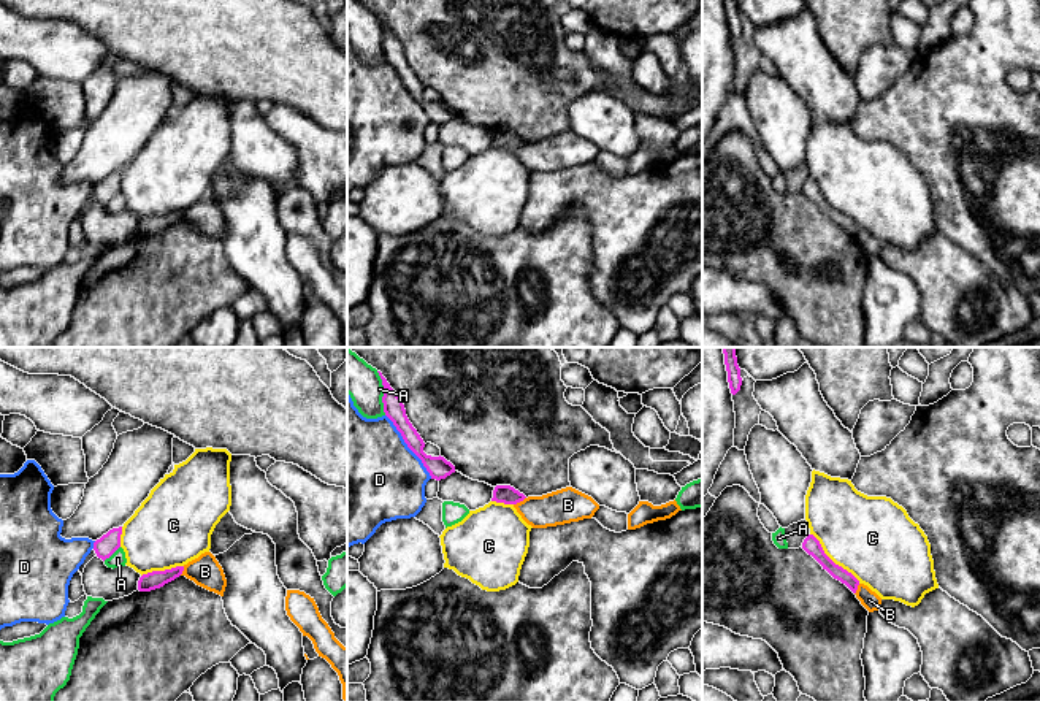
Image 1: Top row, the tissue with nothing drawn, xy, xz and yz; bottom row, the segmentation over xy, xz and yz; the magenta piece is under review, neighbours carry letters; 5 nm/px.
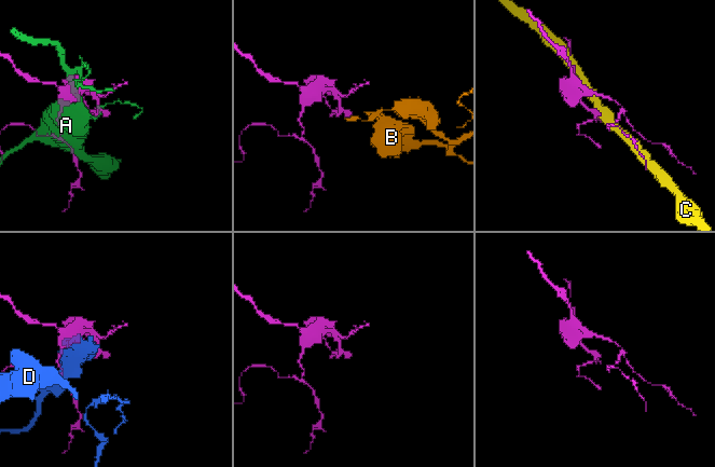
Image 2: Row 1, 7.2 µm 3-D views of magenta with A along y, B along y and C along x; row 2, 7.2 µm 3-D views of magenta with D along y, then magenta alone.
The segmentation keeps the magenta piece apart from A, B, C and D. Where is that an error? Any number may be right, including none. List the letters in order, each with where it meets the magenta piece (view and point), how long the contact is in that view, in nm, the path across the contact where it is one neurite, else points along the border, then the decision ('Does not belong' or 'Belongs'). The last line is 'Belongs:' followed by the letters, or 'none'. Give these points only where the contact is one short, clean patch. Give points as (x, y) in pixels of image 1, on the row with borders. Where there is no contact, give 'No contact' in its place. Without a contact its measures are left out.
A: Touches magenta at xz (384, 394). Shared border 220 nm. Does not belong
B: Touches magenta at xz (519, 501). Shared border 80 nm. Boundary: xz (525, 497), (514, 505). Does not belong
C: Touches magenta at yz (831, 560). Shared border 360 nm. Does not belong
D: Touches magenta at xz (408, 446). Shared border 400 nm. Does not belong
Belongs: none

